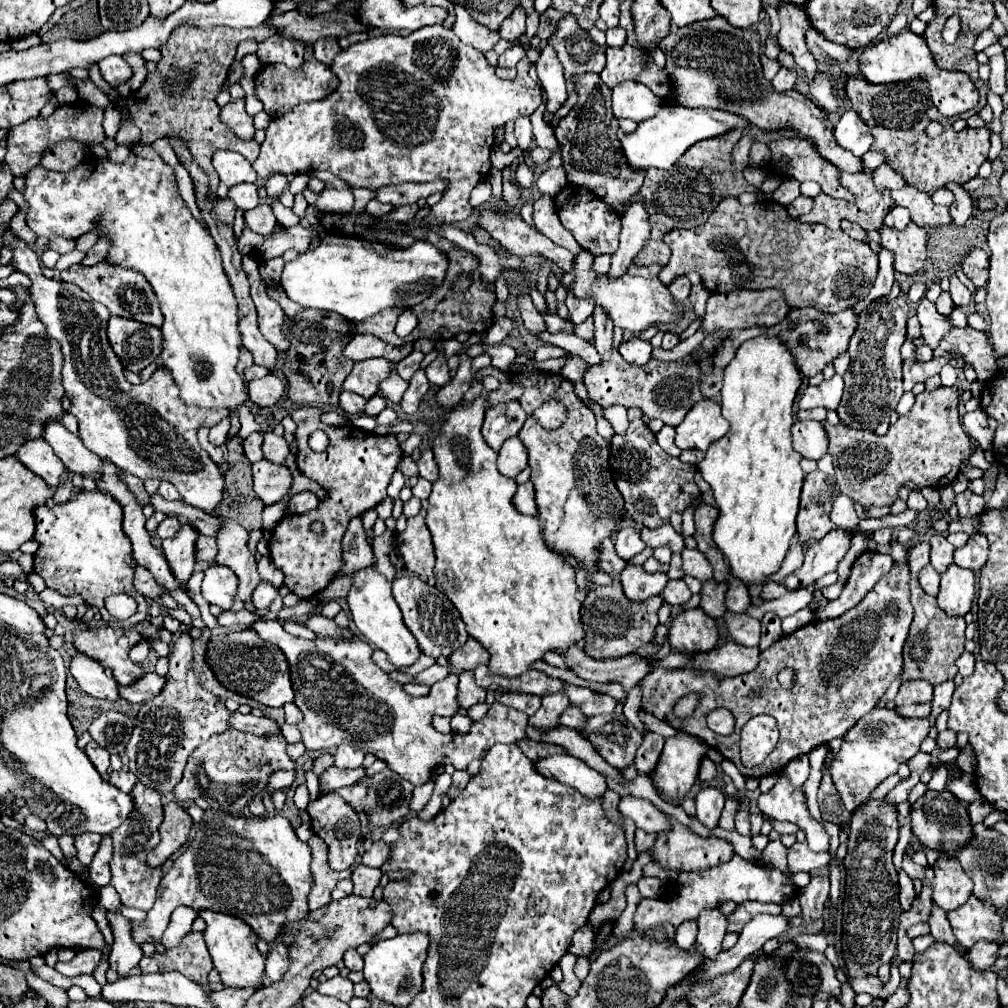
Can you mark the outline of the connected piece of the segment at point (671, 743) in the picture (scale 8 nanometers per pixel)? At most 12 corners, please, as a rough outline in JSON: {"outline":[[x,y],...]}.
{"outline":[[688,733],[666,739],[650,775],[666,801],[686,797],[708,745]]}

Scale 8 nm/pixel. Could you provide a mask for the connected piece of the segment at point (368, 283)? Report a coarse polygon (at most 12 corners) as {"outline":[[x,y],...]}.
{"outline":[[326,235],[284,263],[302,307],[358,323],[414,307],[442,283],[446,255]]}

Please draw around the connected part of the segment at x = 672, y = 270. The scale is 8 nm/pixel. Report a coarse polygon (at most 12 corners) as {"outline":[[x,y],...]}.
{"outline":[[726,197],[674,229],[658,275],[712,293],[772,287],[830,315],[878,255],[774,201]]}

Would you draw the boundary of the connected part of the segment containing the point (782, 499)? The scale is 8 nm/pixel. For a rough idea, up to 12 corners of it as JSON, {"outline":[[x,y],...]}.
{"outline":[[780,339],[726,367],[730,431],[698,471],[746,587],[780,571],[804,471],[802,375]]}

